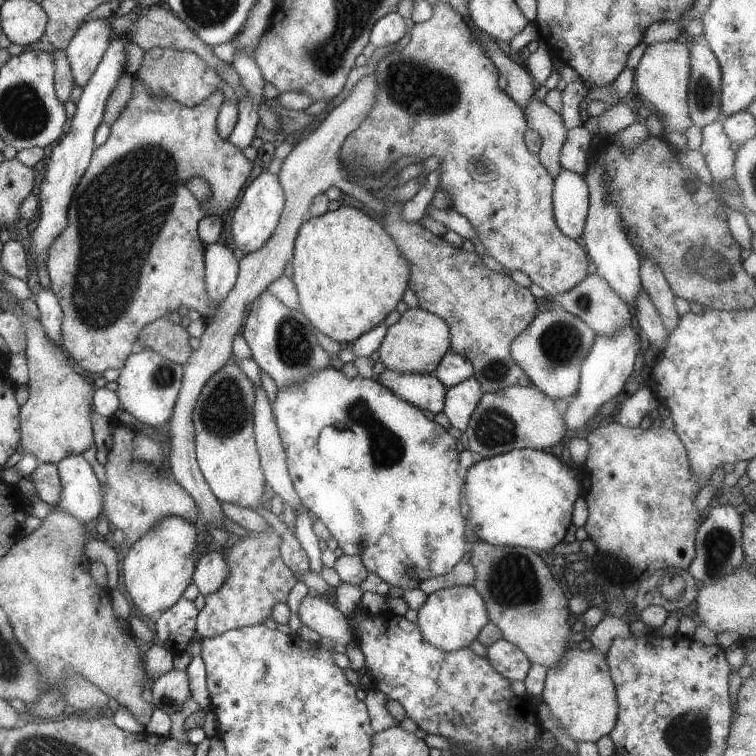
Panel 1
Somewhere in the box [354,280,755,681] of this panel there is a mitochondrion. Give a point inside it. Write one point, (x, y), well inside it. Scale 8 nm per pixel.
(512, 580)

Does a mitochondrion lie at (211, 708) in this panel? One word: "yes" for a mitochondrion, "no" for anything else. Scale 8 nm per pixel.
no

